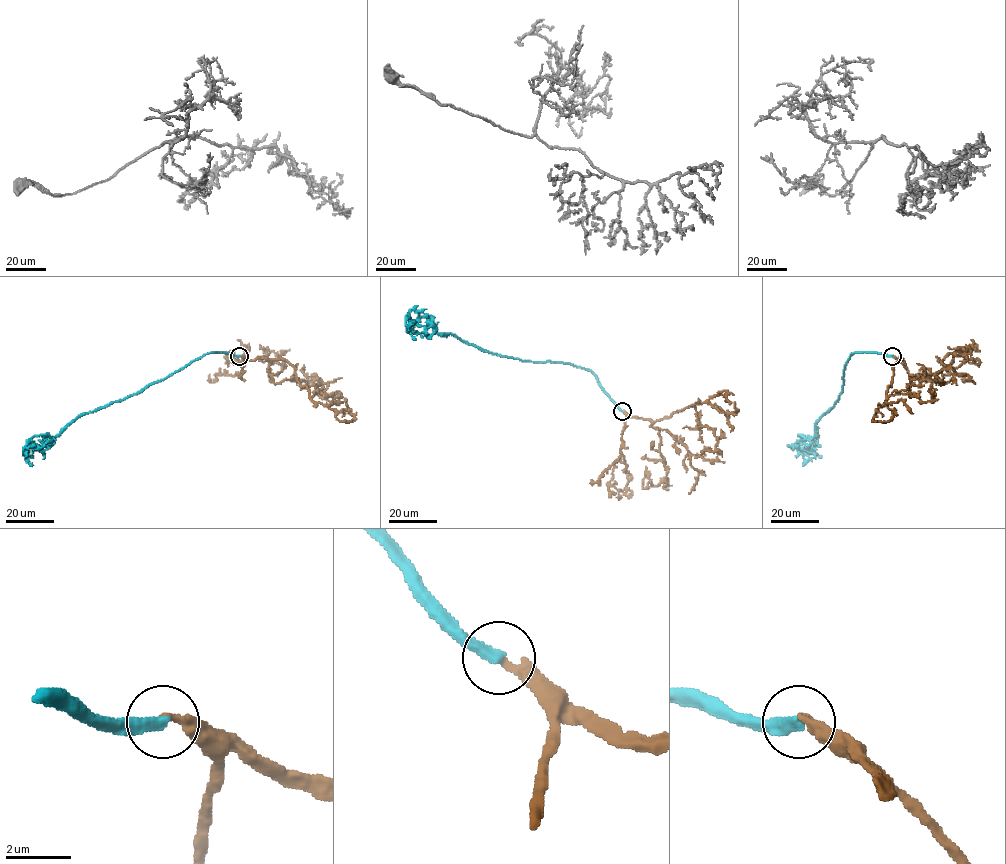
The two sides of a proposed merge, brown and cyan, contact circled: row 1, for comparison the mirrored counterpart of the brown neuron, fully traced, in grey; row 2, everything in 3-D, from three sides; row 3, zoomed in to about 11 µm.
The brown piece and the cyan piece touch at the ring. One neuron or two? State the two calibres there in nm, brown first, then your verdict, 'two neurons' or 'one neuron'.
240/380 nm | two neurons

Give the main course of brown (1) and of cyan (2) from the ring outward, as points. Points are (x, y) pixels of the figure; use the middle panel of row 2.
1: (622, 410), (653, 422), (693, 405), (697, 422), (710, 427), (717, 441), (713, 452), (704, 449), (705, 455)
2: (622, 410), (582, 367), (494, 354), (440, 334), (426, 316), (416, 321), (412, 332), (407, 328), (412, 320)

